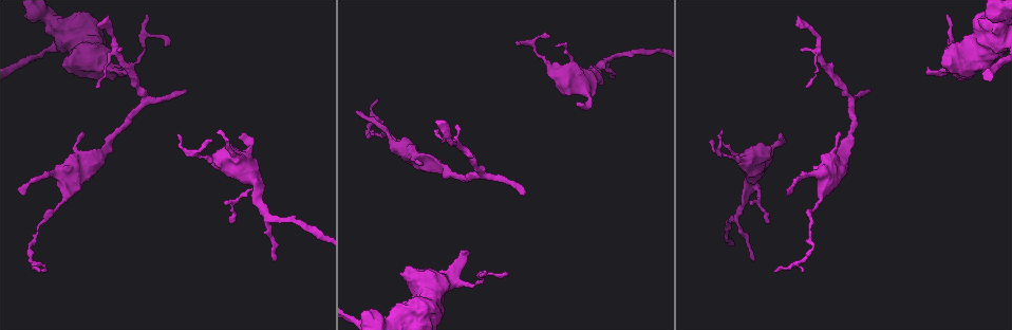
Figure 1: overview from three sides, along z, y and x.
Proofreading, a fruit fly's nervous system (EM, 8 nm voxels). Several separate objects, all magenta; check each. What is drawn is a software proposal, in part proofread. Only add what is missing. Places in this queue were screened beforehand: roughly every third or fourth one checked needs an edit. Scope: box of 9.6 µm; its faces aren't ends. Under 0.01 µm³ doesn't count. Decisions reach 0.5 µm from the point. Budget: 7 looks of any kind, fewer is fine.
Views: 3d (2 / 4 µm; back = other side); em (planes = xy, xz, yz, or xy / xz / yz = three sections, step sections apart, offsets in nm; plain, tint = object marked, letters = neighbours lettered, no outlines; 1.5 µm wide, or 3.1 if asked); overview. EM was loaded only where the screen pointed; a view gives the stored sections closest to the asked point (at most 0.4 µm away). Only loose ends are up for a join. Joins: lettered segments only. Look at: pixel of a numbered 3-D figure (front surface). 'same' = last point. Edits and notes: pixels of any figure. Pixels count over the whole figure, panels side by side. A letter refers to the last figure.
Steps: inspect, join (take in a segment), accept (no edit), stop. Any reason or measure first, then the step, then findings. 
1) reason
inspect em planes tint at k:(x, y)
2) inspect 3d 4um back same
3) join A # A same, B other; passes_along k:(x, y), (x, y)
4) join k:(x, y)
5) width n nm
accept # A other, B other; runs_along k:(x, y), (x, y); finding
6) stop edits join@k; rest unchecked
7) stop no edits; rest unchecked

an open end
inspect 3d 2um at 1:(468, 251)

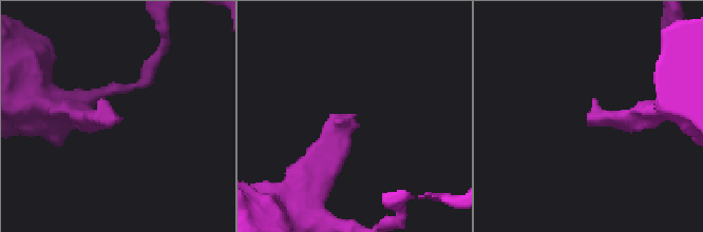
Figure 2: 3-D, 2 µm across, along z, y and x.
shape alone is not enough
inspect em planes letters at 2:(354, 114)

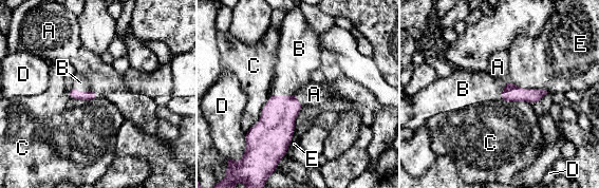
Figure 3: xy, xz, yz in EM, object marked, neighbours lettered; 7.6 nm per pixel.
join 3:(295, 64) # A other, B same, C other, D other, E other; the neuron continues

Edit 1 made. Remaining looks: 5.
tapers out
inspect 3d 2um at 1:(721, 132)

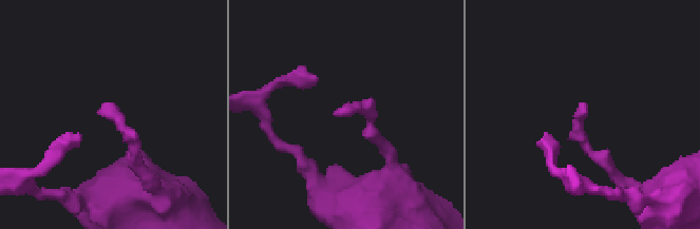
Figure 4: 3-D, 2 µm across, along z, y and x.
now the EM
inspect em planes letters at 4:(337, 115)

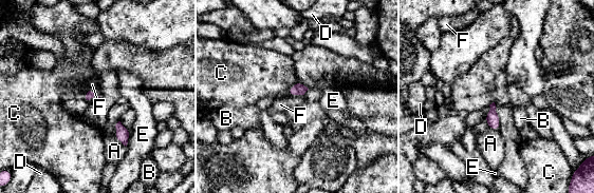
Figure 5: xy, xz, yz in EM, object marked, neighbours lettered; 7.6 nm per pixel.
accept # A other, B other, C other, D other, E other, F other; border 5:(286, 94), (302, 95); no lettered segment goes on from it

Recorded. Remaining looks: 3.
branch stops here
inspect em planes letters at 1:(769, 222)

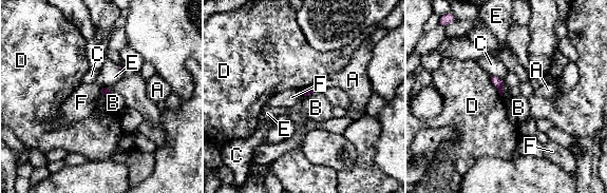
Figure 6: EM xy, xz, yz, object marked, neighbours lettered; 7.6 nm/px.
accept # A other, B other, C other, D other, E other, F other; border 6:(321, 89), (304, 96); none of them fits

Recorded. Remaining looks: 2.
stop edits join@3; rest unchecked

